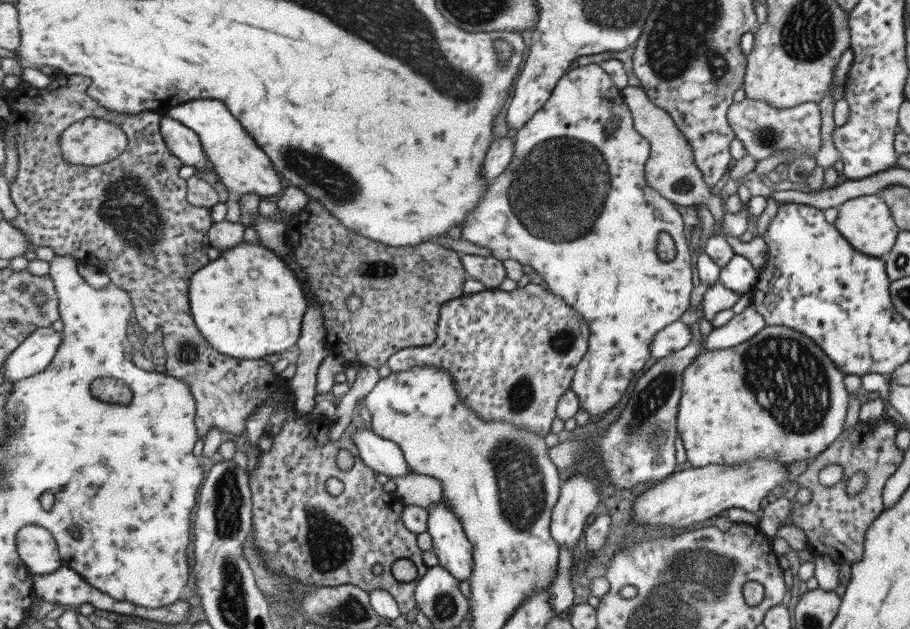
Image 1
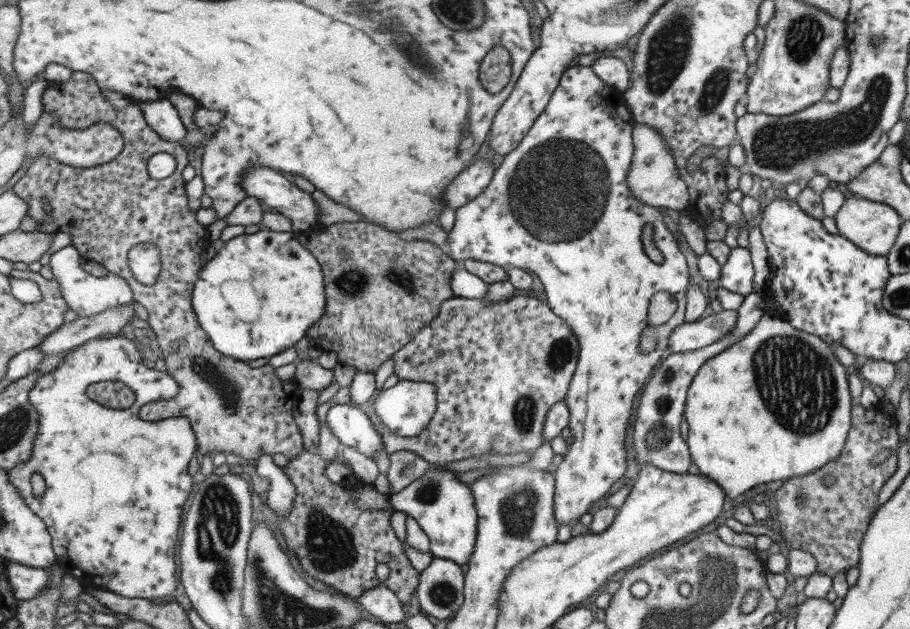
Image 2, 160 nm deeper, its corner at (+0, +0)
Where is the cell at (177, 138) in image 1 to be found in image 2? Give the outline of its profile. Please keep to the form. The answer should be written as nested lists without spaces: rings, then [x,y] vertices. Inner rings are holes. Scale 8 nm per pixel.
[[[167,98],[141,101],[137,104],[144,112],[145,120],[152,125],[165,140],[183,142],[187,136],[187,127],[175,105]]]

